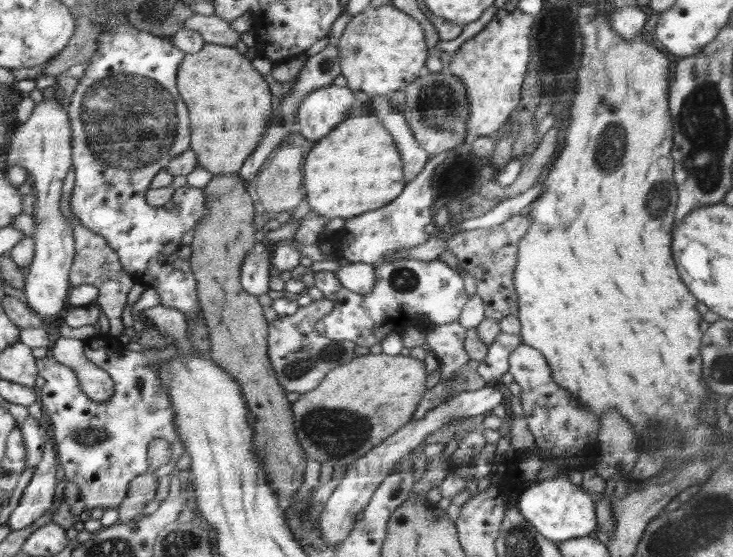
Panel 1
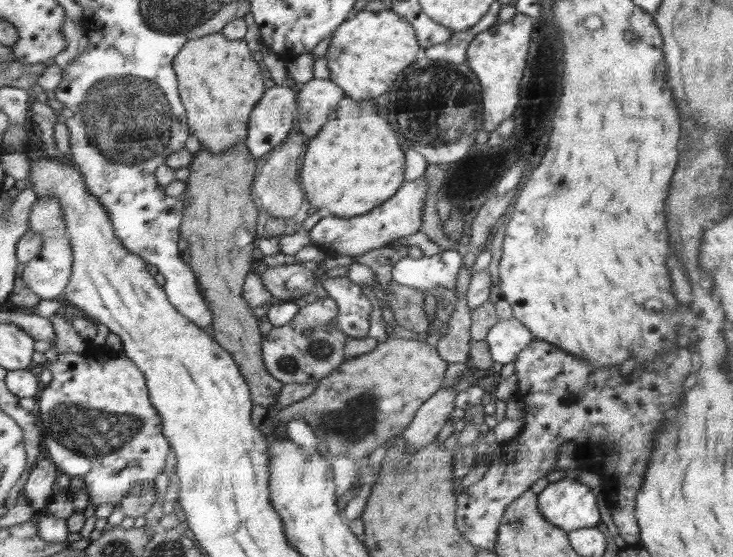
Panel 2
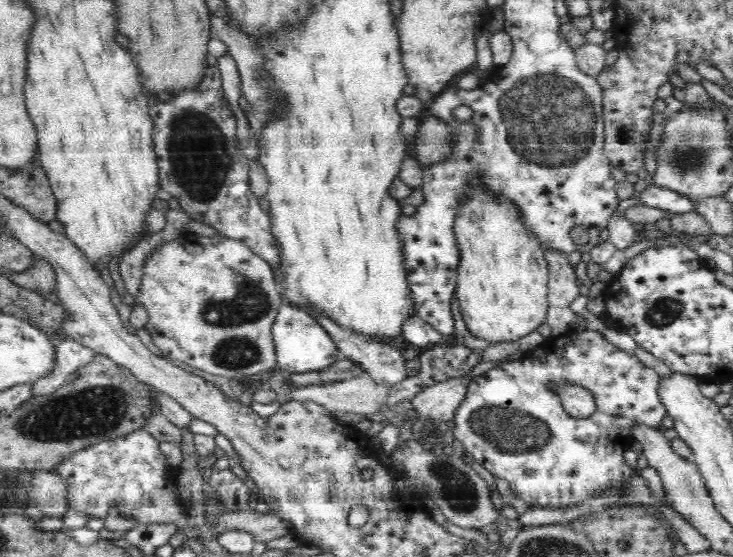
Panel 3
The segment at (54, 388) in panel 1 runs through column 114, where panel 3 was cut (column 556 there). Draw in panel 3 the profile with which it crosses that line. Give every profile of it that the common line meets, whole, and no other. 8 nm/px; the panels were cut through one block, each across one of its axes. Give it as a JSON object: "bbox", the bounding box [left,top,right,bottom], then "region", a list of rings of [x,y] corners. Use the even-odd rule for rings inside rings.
{"bbox":[439,328,667,508],"region":[[[586,328],[586,332],[578,332],[578,334],[562,333],[554,335],[551,339],[544,341],[540,346],[530,352],[530,358],[524,356],[516,362],[507,361],[499,364],[496,368],[488,370],[488,372],[472,378],[467,386],[467,391],[462,402],[457,406],[453,418],[444,423],[439,423],[440,431],[443,434],[457,438],[462,442],[465,450],[469,452],[475,460],[477,460],[486,470],[489,470],[492,475],[498,478],[504,478],[509,482],[512,491],[516,493],[516,497],[530,503],[531,506],[560,508],[574,506],[578,503],[585,502],[590,498],[597,498],[604,493],[608,493],[611,489],[618,489],[626,484],[632,476],[632,469],[624,459],[624,451],[631,446],[634,438],[632,436],[632,426],[642,424],[651,426],[652,428],[662,429],[661,422],[666,418],[667,412],[664,405],[660,402],[660,395],[657,392],[657,382],[662,376],[650,367],[640,364],[638,358],[628,356],[626,352],[618,350],[616,346],[612,346],[610,342],[606,342],[600,334],[590,332]],[[567,382],[568,384],[579,384],[586,390],[591,392],[595,398],[596,412],[588,418],[576,418],[568,416],[560,402],[560,395],[556,391],[556,384]]]}

